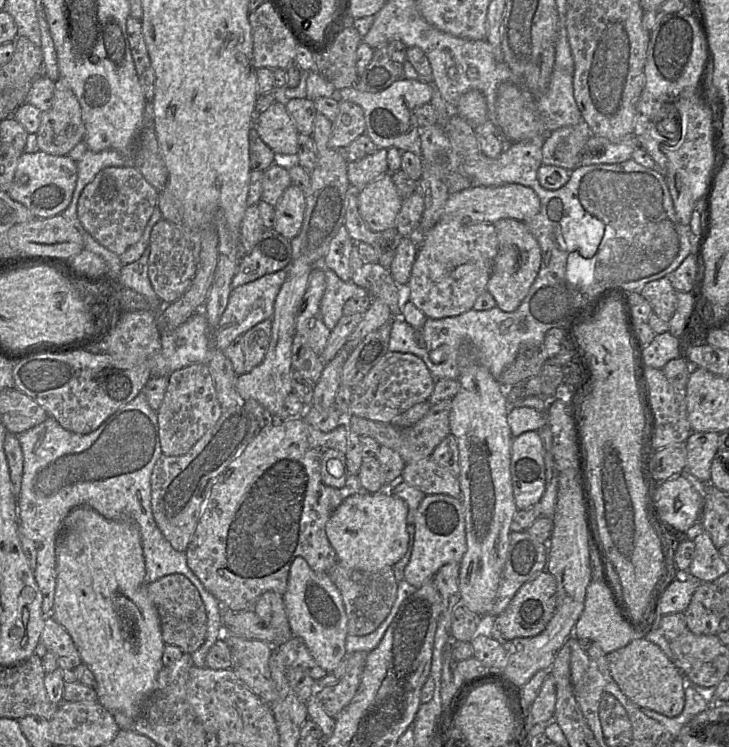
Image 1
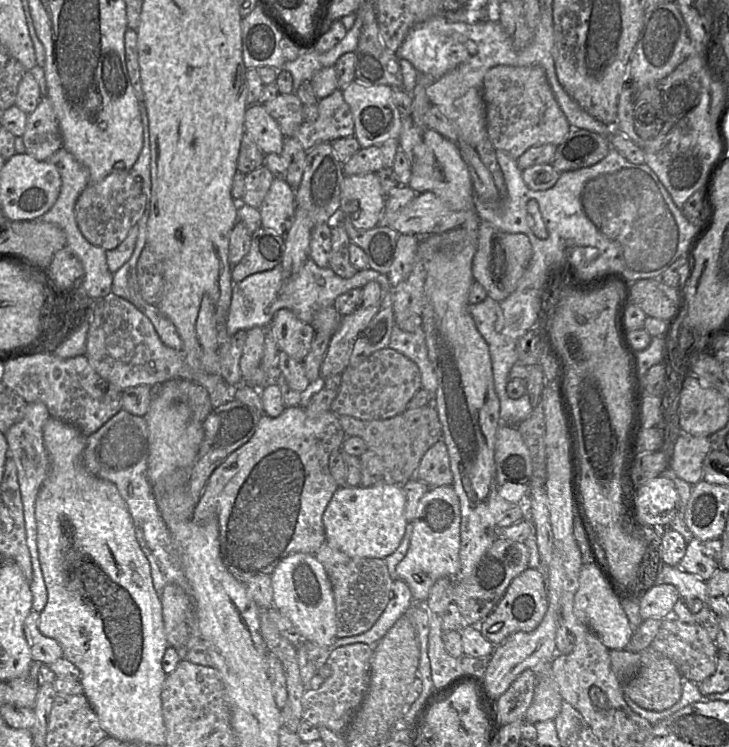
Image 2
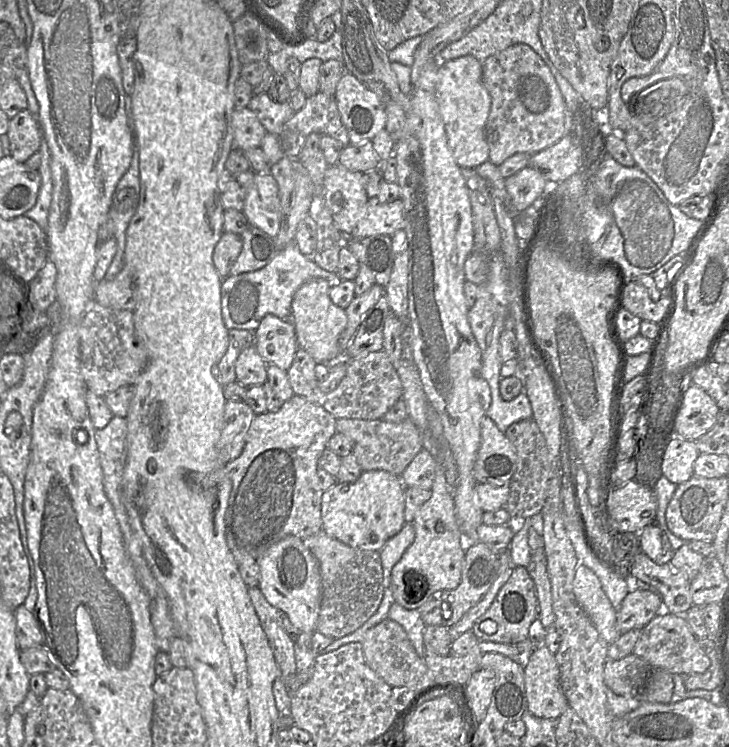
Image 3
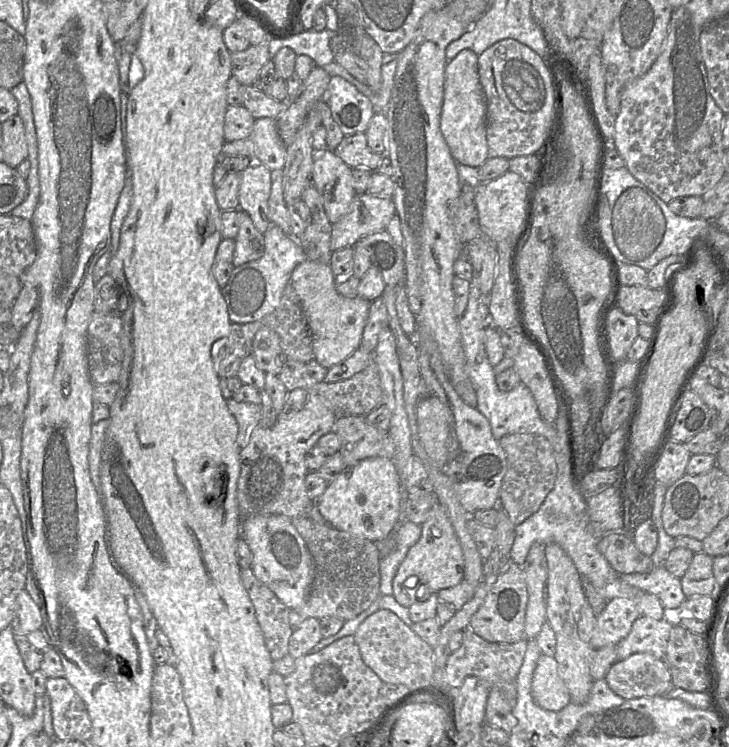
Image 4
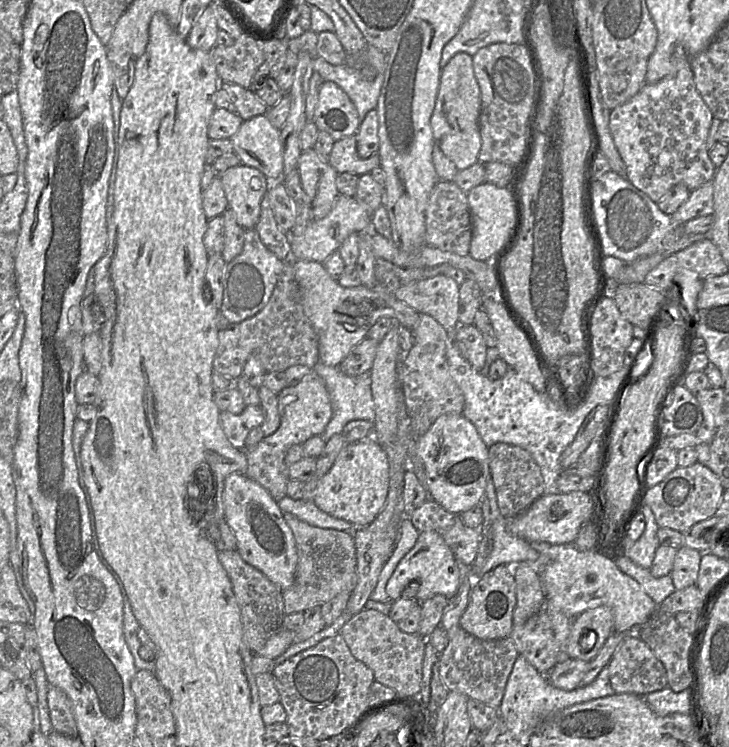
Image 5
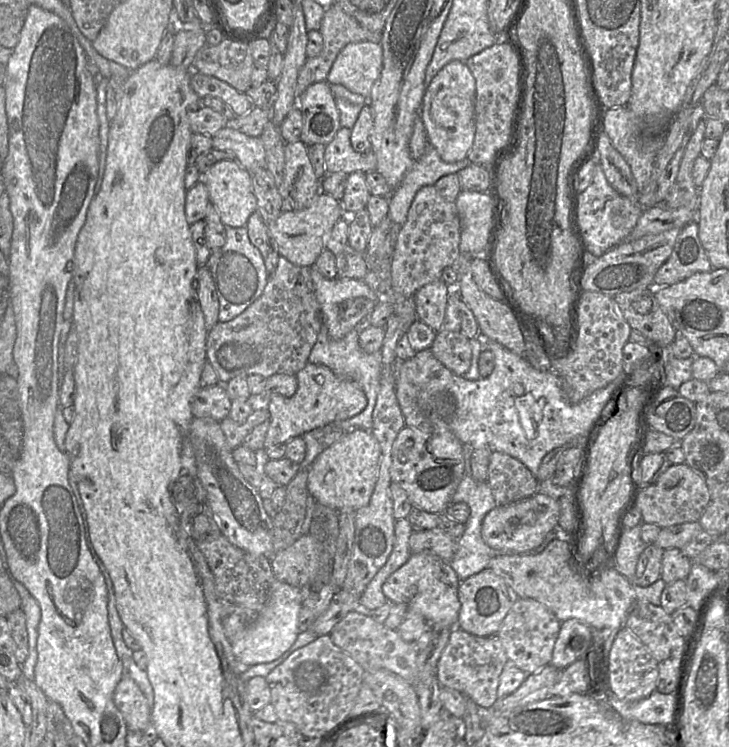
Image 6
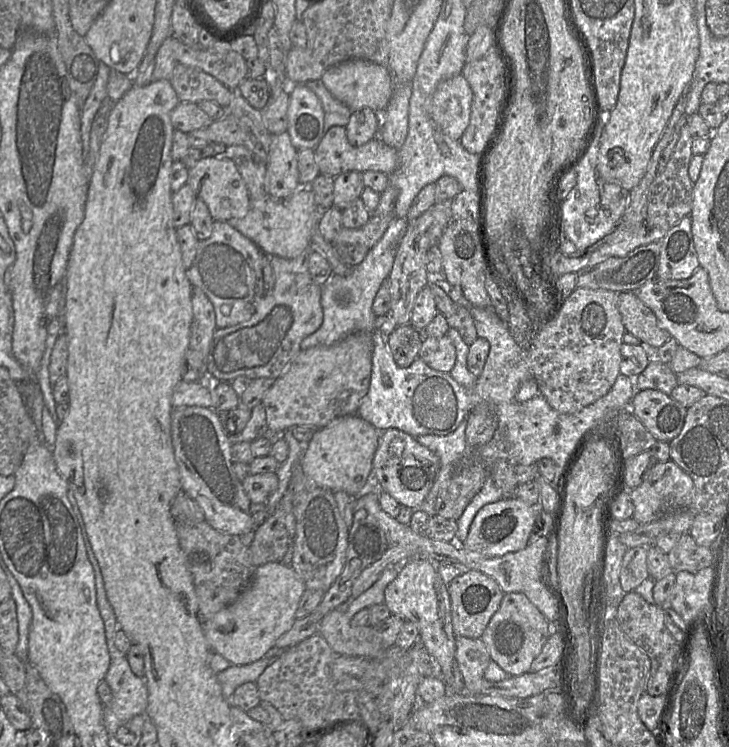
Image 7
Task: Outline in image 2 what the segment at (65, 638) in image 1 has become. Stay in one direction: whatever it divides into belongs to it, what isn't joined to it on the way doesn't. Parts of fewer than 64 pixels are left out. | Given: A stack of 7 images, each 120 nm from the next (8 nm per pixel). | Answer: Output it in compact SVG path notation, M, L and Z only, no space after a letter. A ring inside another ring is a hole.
M31 611L23 623L25 638L30 647L32 661L50 664L63 657L59 643L44 636L38 629L40 612Z

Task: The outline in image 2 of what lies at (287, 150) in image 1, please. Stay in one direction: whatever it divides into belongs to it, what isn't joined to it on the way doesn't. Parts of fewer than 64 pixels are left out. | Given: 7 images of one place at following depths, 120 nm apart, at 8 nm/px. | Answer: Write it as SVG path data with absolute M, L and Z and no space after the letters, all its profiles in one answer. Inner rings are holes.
M262 104L249 105L244 116L246 131L264 154L280 154L285 136Z

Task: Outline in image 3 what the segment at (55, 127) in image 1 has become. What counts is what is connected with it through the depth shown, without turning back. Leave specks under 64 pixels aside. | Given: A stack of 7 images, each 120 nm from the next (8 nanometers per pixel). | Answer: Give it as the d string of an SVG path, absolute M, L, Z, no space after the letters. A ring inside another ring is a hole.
M27 109L10 119L6 135L10 142L10 155L20 163L39 152L43 142L37 117Z

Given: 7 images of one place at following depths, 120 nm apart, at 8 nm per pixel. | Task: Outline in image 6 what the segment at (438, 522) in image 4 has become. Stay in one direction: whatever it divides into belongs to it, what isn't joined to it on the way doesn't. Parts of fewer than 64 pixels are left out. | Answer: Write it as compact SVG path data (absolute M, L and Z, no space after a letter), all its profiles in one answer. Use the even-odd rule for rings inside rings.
M420 553L412 554L403 566L390 575L382 591L387 601L405 605L409 611L421 615L434 631L440 631L457 627L460 582L449 561L433 554Z

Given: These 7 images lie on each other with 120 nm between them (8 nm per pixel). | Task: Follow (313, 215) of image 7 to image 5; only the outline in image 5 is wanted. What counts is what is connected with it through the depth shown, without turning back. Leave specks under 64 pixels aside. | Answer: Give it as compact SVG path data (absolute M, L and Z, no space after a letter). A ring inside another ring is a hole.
M338 194L330 212L322 219L314 219L306 226L297 226L288 233L291 260L317 261L323 263L338 251L343 241L352 233L360 233L371 226L371 213L354 196Z

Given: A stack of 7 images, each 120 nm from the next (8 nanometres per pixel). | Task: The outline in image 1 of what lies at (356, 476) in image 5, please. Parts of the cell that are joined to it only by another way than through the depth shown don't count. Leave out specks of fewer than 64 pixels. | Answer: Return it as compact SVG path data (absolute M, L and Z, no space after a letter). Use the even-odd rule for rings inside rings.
M392 492L358 493L346 498L331 514L325 532L339 562L348 568L378 571L392 567L406 553L407 505Z

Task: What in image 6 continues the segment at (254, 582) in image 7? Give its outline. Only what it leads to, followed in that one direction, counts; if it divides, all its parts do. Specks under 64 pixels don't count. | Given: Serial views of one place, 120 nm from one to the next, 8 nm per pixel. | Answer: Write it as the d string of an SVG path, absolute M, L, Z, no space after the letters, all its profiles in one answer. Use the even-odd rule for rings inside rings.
M276 579L271 587L268 601L257 618L229 638L235 657L243 664L250 666L272 662L281 657L299 635L297 620L301 607L301 590Z

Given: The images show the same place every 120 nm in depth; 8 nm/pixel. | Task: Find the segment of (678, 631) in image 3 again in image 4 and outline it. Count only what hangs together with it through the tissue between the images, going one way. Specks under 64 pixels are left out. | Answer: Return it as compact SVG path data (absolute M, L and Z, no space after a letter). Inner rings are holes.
M640 616L632 625L630 633L616 646L617 661L634 653L650 653L664 659L671 629L674 625L665 619L655 620Z

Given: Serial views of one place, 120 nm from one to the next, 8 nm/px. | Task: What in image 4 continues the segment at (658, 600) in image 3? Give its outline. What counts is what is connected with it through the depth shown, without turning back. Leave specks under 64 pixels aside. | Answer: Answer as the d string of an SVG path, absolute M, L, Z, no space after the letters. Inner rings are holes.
M628 598L609 600L604 610L596 616L596 627L590 640L594 650L616 645L627 637L633 623L641 616L635 602Z

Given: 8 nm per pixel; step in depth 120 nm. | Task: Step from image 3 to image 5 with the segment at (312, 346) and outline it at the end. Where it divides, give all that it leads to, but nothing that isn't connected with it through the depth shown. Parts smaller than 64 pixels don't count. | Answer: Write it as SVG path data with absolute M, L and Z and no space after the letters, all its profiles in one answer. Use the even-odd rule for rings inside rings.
M292 260L292 264L304 313L317 334L318 358L324 365L339 366L381 317L389 317L409 330L413 330L418 321L420 313L397 300L394 295L369 289L362 284L342 287L329 275L321 262Z

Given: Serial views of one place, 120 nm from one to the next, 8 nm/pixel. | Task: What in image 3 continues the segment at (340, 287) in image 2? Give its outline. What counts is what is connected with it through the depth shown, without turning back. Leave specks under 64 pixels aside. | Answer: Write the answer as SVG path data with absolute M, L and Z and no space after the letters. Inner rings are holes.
M295 241L277 250L274 258L263 268L227 275L221 283L222 317L226 328L255 332L267 314L291 320L294 293L305 282L318 278L326 280L330 287L342 281L339 275L324 270L311 257L302 254Z

